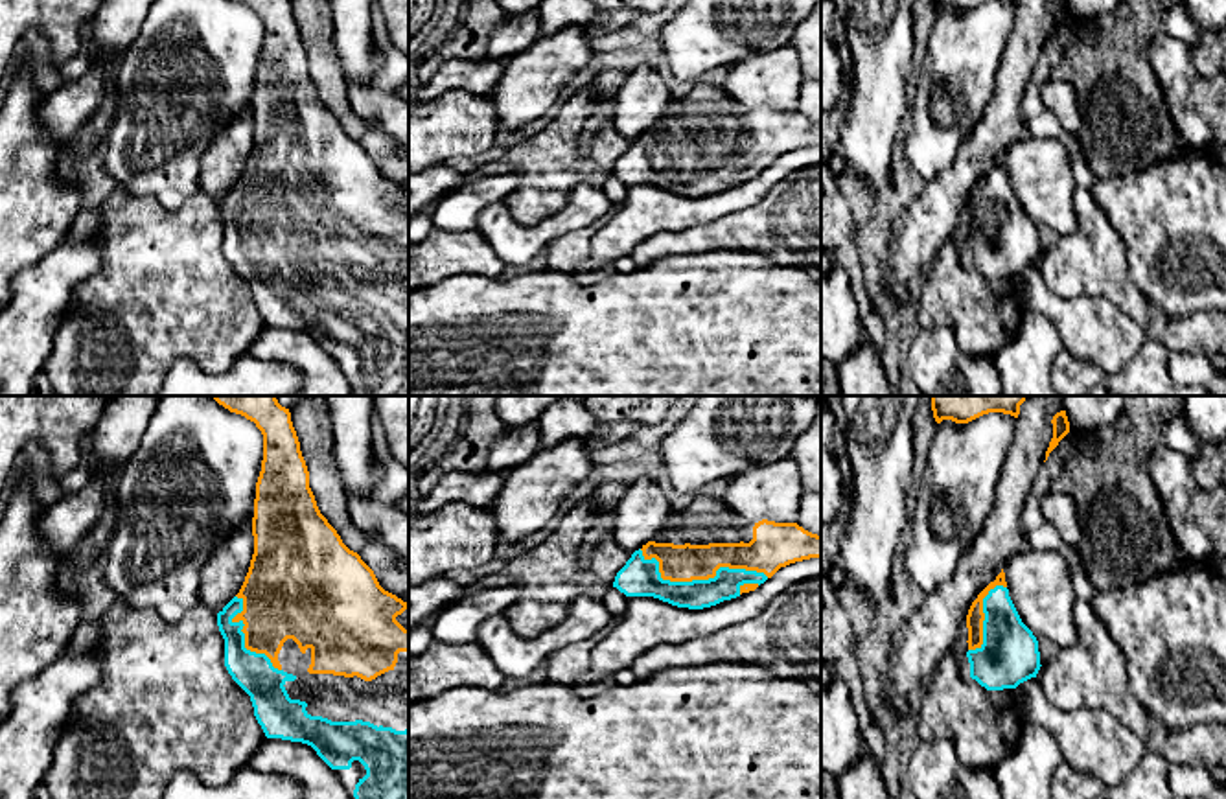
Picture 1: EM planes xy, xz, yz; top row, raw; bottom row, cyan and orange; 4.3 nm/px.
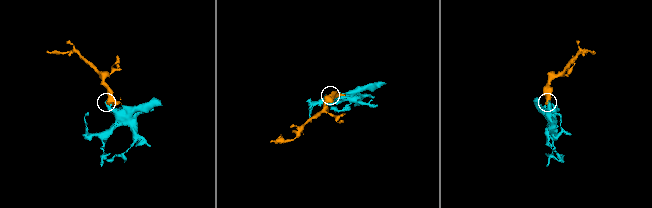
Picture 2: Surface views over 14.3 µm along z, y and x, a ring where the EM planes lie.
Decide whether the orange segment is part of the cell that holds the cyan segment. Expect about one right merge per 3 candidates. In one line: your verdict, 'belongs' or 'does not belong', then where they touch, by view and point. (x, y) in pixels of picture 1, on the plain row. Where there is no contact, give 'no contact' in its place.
belongs | xz (698, 168)

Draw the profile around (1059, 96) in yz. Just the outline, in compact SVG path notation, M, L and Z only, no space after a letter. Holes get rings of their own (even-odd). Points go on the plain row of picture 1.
M1047 79L1042 87L1042 103L1051 110L1068 133L1079 133L1082 127L1079 99L1071 83L1064 79Z

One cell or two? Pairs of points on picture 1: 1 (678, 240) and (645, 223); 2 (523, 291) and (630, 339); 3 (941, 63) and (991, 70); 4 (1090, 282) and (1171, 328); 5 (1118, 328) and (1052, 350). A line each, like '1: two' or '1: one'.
1: two
2: one
3: one
4: one
5: two

